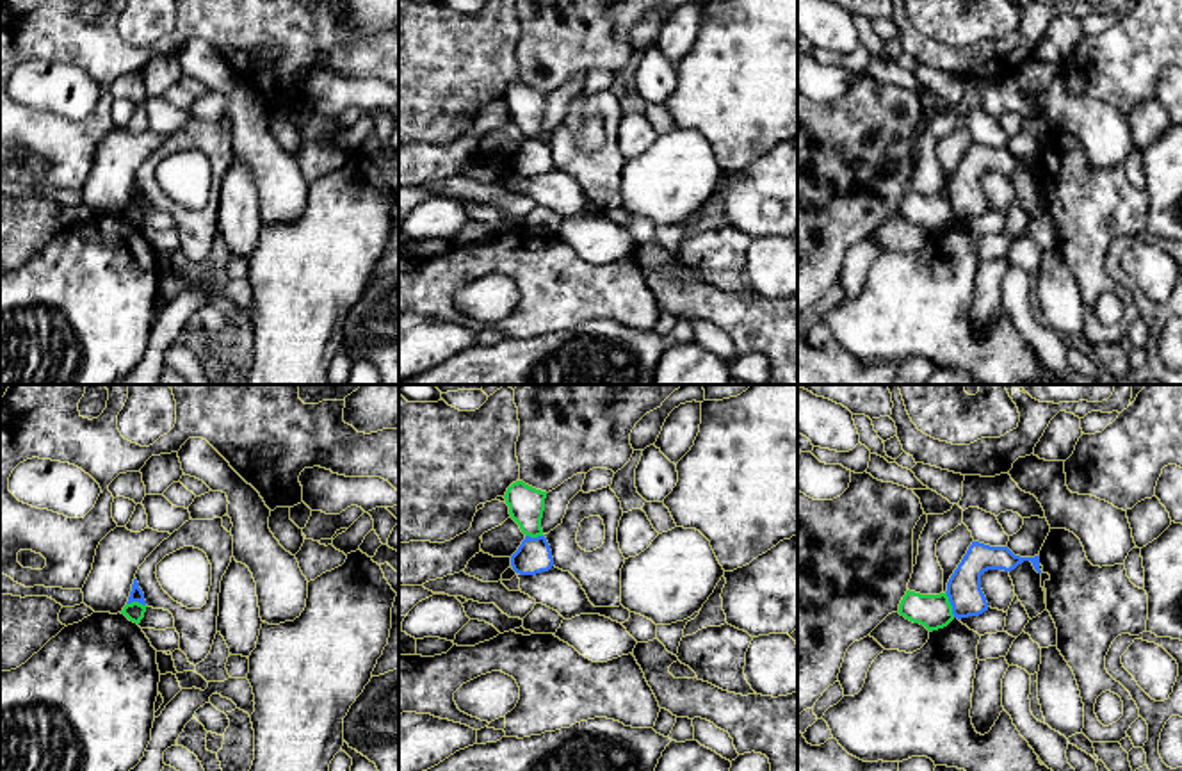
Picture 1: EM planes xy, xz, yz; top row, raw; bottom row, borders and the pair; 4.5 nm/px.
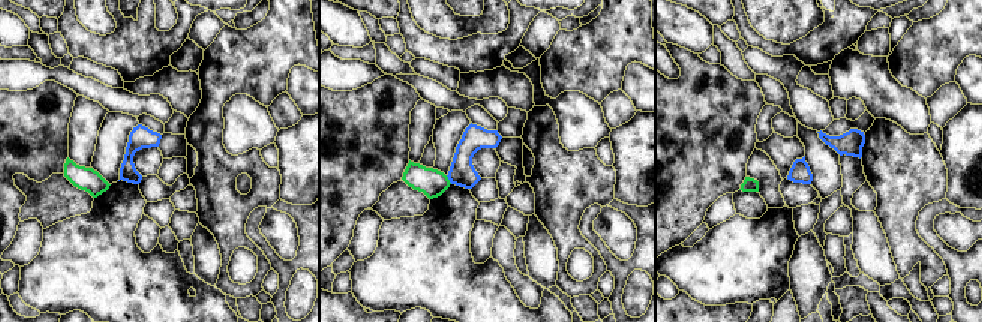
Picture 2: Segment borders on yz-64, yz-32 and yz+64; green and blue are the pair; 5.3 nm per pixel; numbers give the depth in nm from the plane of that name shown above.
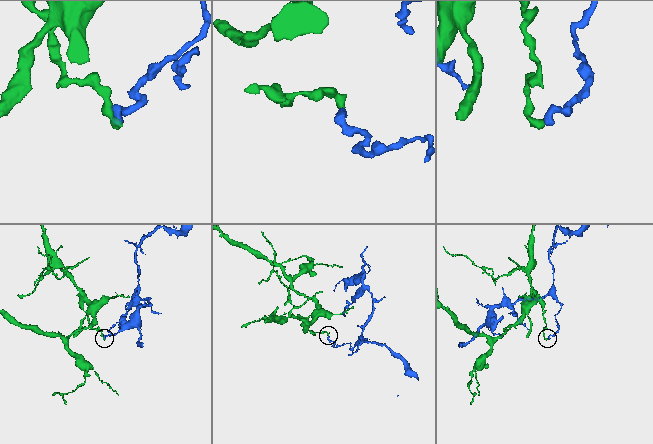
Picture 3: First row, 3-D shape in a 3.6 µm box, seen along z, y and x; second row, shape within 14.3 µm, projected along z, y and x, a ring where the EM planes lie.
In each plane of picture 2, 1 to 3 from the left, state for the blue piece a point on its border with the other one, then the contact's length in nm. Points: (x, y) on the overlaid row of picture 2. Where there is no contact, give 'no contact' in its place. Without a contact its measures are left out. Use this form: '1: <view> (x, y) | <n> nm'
1: no contact
2: yz-32 (449, 180) | 60 nm
3: no contact

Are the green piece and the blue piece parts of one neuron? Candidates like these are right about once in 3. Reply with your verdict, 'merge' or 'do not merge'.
do not merge

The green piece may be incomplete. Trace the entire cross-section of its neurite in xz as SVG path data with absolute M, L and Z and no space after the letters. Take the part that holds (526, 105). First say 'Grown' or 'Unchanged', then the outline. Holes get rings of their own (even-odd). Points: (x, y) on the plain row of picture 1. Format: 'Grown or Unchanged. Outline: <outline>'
Unchanged. Outline: M523 82L513 84L506 96L511 119L520 126L522 134L530 139L545 137L541 119L545 112L546 93L536 91Z

